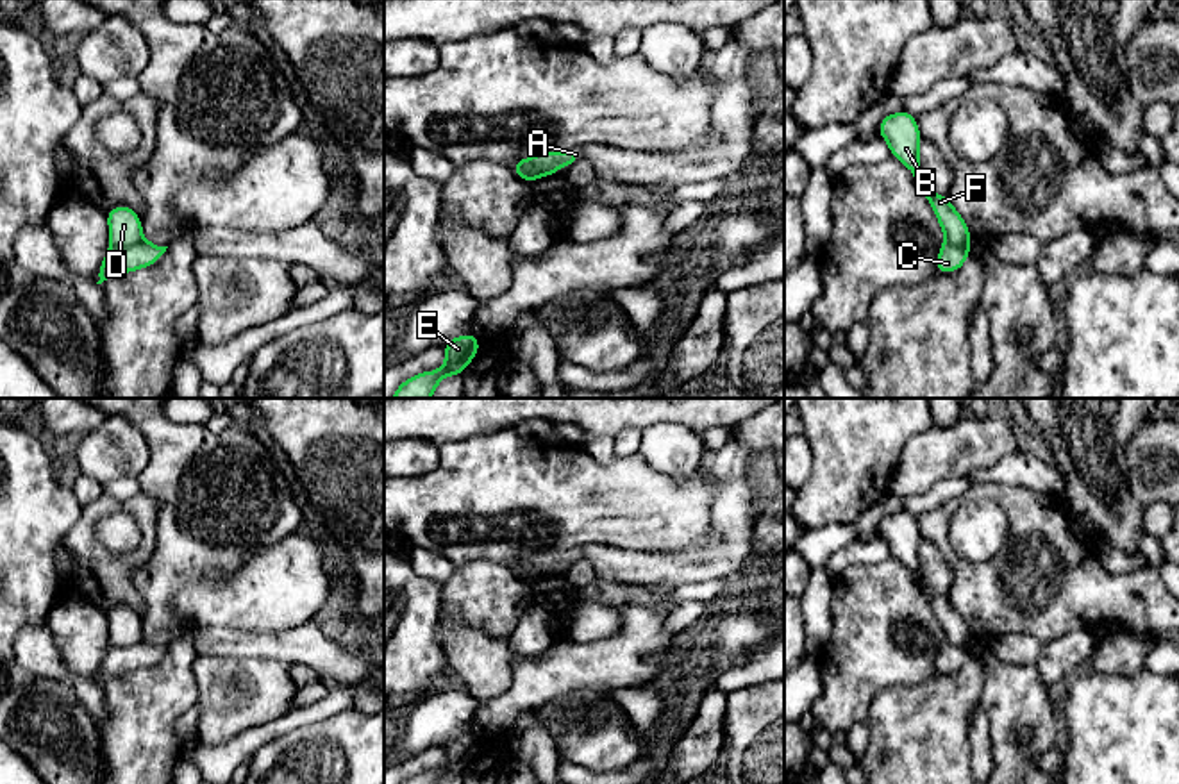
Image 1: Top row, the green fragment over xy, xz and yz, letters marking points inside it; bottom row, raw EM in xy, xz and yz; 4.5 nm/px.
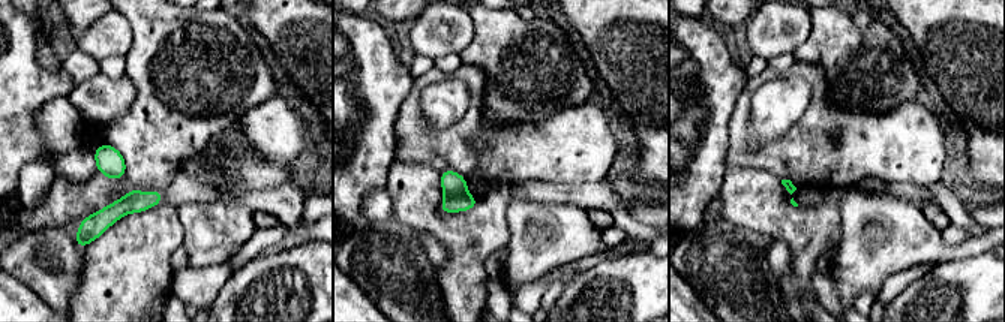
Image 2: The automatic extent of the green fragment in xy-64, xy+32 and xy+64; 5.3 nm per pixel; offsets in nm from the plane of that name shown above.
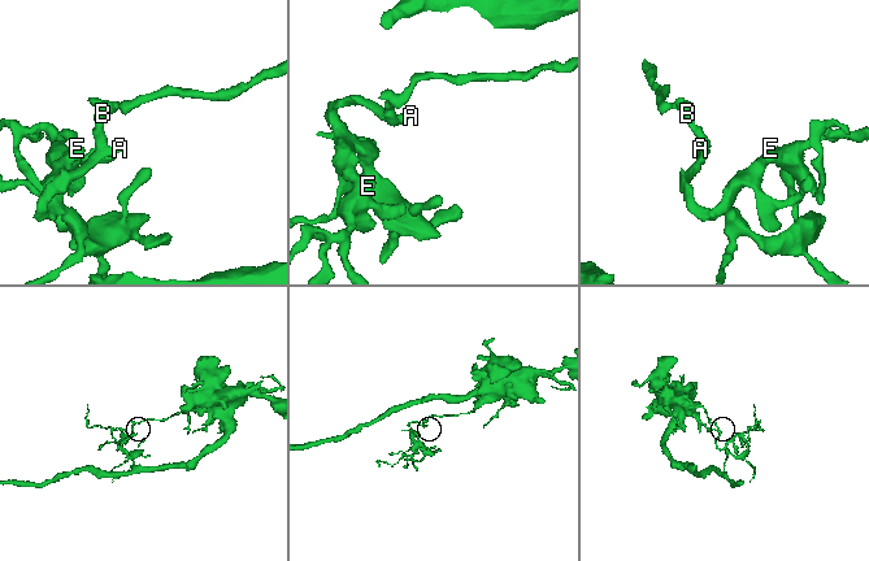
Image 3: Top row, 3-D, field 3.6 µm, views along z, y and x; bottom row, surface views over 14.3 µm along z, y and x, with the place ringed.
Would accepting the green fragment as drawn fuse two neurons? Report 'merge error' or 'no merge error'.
merge error

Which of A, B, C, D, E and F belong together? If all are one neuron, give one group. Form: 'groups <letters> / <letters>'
groups A C E / B D F

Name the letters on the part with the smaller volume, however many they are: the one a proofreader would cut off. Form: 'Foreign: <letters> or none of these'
Foreign: A, C, E

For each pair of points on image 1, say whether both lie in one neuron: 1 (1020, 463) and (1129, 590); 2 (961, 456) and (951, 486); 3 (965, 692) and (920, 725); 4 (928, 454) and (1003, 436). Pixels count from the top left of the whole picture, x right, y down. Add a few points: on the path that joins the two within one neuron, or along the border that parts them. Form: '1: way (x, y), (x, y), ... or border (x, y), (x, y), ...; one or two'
1: border (1006, 483), (1060, 497); two
2: border (967, 475), (942, 477), (917, 495); two
3: way (954, 695), (931, 718); one
4: way (945, 452), (985, 442); one

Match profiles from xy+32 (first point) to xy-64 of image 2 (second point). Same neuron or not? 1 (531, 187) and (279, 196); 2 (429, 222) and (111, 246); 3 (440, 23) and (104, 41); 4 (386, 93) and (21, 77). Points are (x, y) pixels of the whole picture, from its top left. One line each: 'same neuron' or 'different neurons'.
1: same neuron
2: same neuron
3: same neuron
4: same neuron

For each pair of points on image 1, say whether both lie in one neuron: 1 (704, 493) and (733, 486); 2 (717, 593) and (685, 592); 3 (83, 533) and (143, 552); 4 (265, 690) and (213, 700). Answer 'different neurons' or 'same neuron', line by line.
1: different neurons
2: same neuron
3: same neuron
4: same neuron

